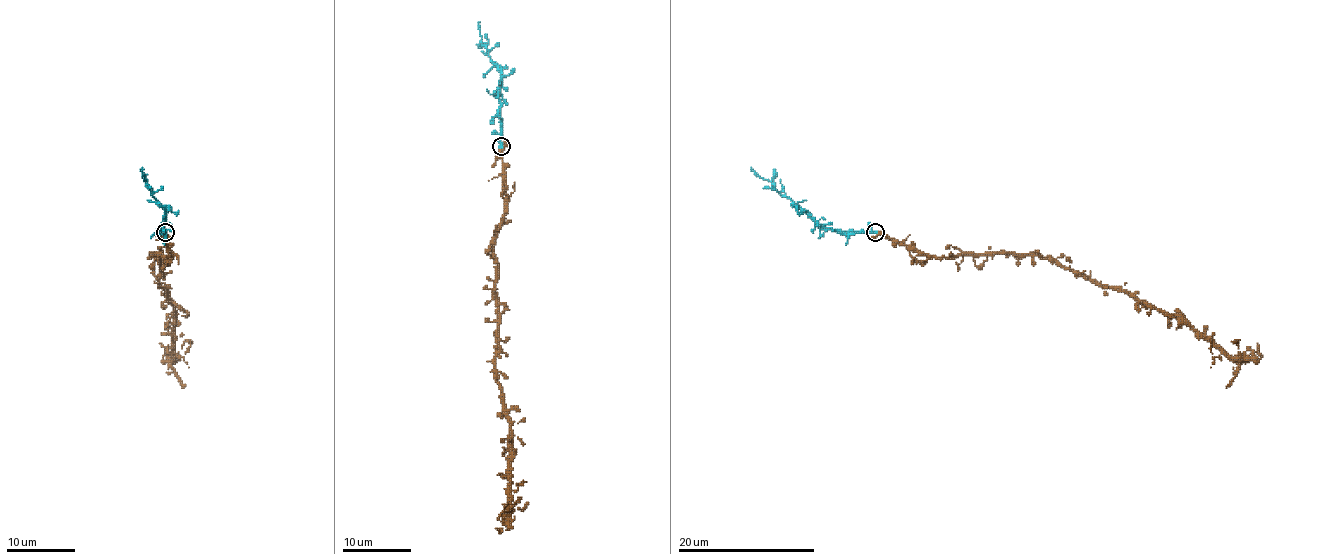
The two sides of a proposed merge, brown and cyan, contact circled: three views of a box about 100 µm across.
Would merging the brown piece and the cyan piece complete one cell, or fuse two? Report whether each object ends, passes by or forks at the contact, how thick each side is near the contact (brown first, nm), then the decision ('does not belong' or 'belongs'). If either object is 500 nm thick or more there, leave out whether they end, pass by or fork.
brown forks | cyan passes by | 240/280 nm | belongs

